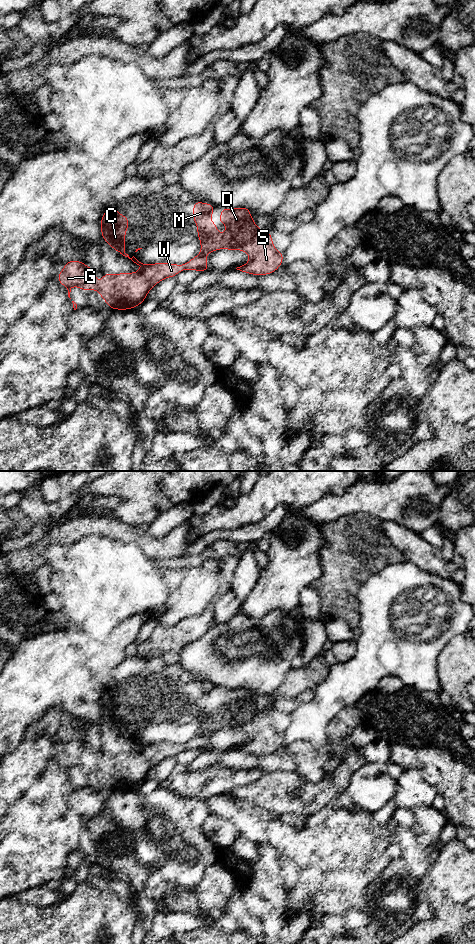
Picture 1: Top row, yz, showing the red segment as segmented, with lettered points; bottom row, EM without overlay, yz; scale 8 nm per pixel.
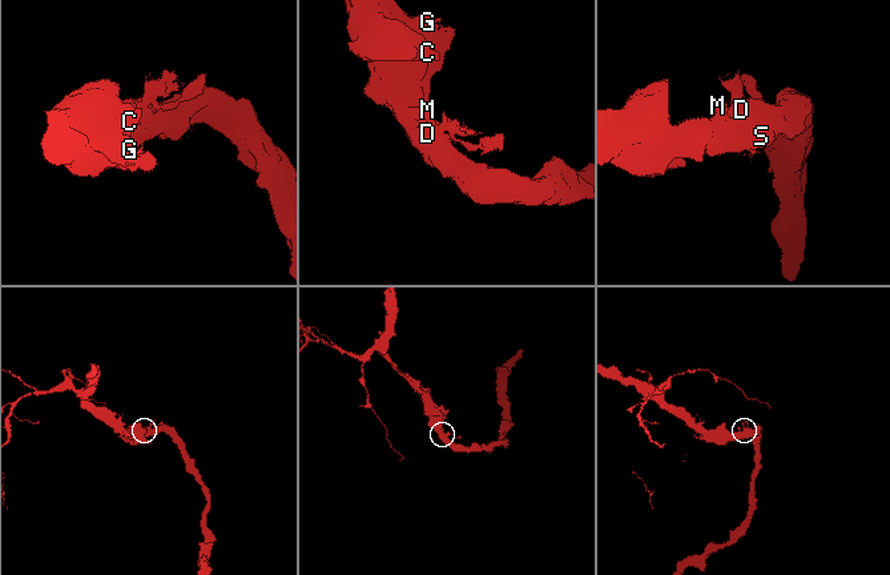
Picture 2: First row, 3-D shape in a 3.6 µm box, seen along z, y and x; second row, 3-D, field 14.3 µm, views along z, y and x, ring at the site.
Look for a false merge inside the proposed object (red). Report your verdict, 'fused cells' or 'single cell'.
single cell

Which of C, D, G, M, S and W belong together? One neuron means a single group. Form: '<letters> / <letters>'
C D G M S W

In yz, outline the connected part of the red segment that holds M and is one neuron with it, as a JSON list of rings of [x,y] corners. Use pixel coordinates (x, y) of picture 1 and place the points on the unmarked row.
[[[196,681],[193,683],[193,701],[197,703],[197,715],[199,717],[199,721],[201,724],[201,732],[197,736],[195,736],[193,739],[191,739],[189,742],[185,744],[177,745],[177,744],[170,744],[170,743],[143,744],[139,742],[134,736],[130,738],[129,735],[125,733],[125,713],[129,707],[129,698],[128,696],[121,696],[119,694],[118,688],[108,687],[100,701],[102,718],[118,733],[122,734],[125,737],[128,737],[134,743],[139,745],[141,747],[141,750],[139,752],[119,753],[119,754],[110,754],[110,753],[105,752],[103,755],[102,761],[98,763],[96,755],[94,751],[90,748],[90,746],[85,745],[81,741],[73,740],[73,741],[67,741],[64,744],[63,750],[57,755],[57,760],[59,761],[59,763],[61,763],[63,766],[67,768],[69,778],[70,778],[71,767],[78,766],[79,769],[84,770],[84,771],[97,770],[101,775],[101,779],[108,782],[108,785],[106,786],[107,788],[113,788],[114,790],[127,790],[127,789],[133,789],[139,786],[147,778],[147,774],[149,770],[165,758],[175,757],[179,752],[184,751],[184,750],[193,749],[199,752],[209,751],[210,748],[207,746],[206,735],[210,732],[213,732],[219,729],[243,730],[245,733],[247,733],[250,736],[249,742],[236,748],[237,750],[240,750],[247,754],[253,754],[257,756],[268,755],[268,754],[272,754],[273,752],[275,752],[281,746],[283,738],[284,738],[284,732],[279,733],[275,729],[273,725],[273,719],[268,710],[261,710],[255,705],[255,702],[252,699],[250,690],[247,688],[247,686],[244,686],[242,688],[234,688],[234,689],[228,689],[228,688],[222,687],[222,693],[219,696],[219,702],[227,705],[227,708],[224,714],[218,714],[217,704],[211,703],[211,694],[214,692],[214,690],[215,690],[215,687],[210,683],[203,683],[199,681]]]

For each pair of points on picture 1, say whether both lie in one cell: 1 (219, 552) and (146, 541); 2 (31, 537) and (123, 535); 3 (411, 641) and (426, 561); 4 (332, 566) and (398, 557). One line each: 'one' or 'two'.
1: two
2: two
3: two
4: one

